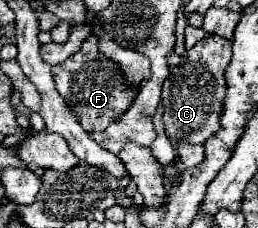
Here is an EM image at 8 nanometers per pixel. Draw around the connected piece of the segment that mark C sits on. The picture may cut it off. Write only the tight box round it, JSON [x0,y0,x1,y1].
[163,36,231,144]

